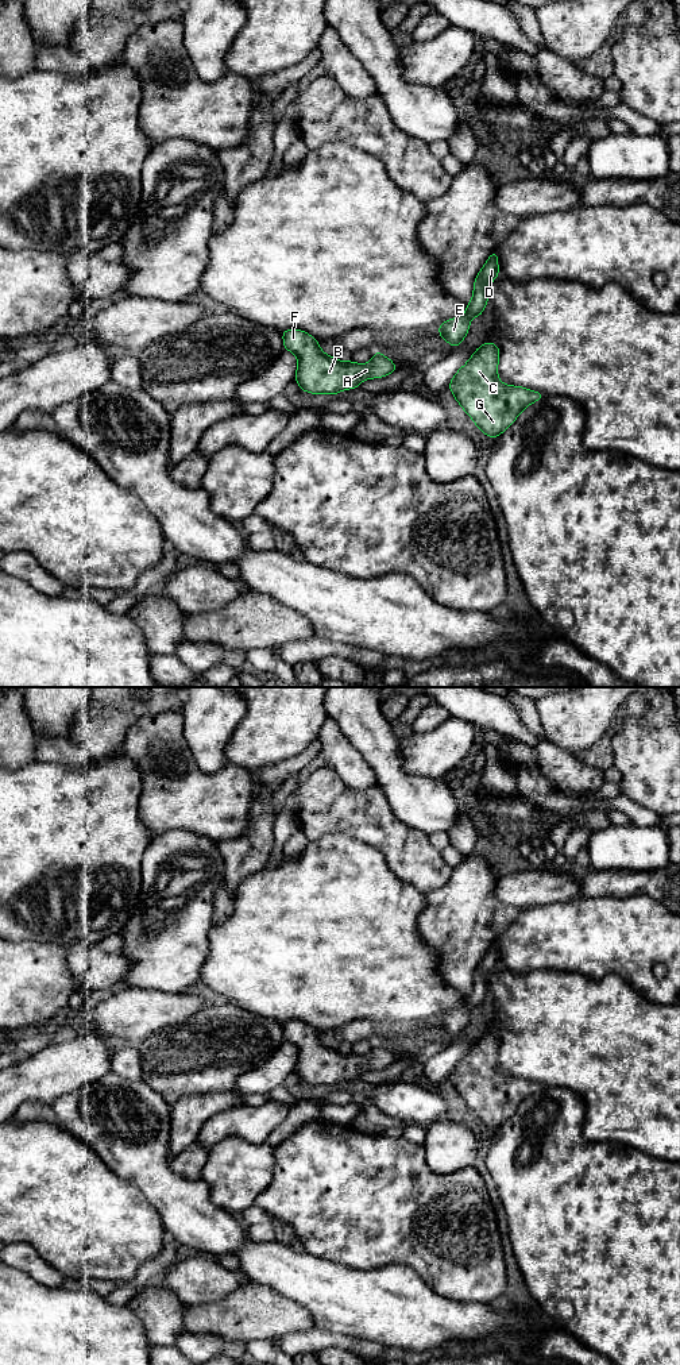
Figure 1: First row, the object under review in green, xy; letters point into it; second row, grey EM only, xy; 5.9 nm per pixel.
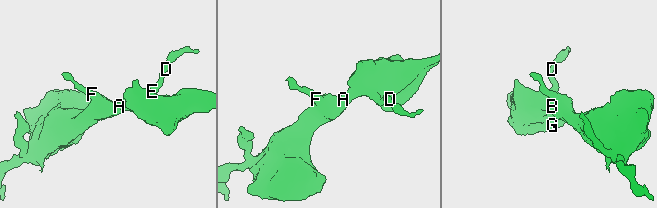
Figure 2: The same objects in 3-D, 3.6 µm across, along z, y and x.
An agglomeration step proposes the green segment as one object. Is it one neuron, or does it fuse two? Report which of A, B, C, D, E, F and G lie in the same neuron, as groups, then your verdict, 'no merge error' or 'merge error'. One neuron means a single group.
A B C D E F G; no merge error

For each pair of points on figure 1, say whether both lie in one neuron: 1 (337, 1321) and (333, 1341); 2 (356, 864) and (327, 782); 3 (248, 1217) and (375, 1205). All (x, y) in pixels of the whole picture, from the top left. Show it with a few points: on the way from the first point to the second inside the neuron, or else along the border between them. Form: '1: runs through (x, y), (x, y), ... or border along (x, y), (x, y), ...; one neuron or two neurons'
1: border along (315, 1325), (331, 1331), (367, 1340); two neurons
2: border along (315, 840), (331, 833), (346, 832), (374, 847); two neurons
3: border along (255, 1203), (274, 1219); two neurons

